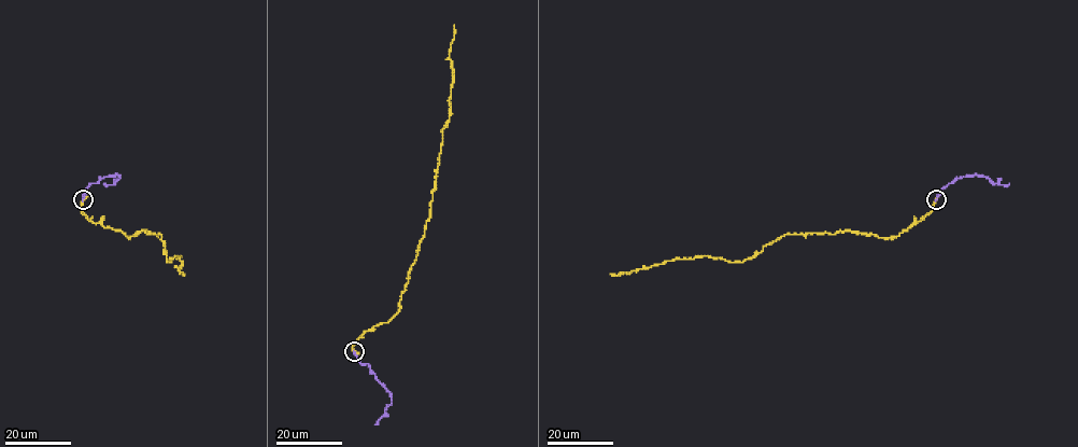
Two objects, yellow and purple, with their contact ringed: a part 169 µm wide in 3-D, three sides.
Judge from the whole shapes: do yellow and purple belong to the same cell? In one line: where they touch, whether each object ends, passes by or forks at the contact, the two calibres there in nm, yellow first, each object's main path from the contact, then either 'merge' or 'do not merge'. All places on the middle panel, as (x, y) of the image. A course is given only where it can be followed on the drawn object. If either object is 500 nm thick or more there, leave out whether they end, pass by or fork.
place (354, 351); yellow passes by; purple ends; calibres 300 and 220 nm; course yellow (354, 351), (366, 331), (386, 323), (399, 309), (429, 217), (450, 107), (453, 24); course purple (354, 351), (389, 393), (391, 403), (376, 424); merge

